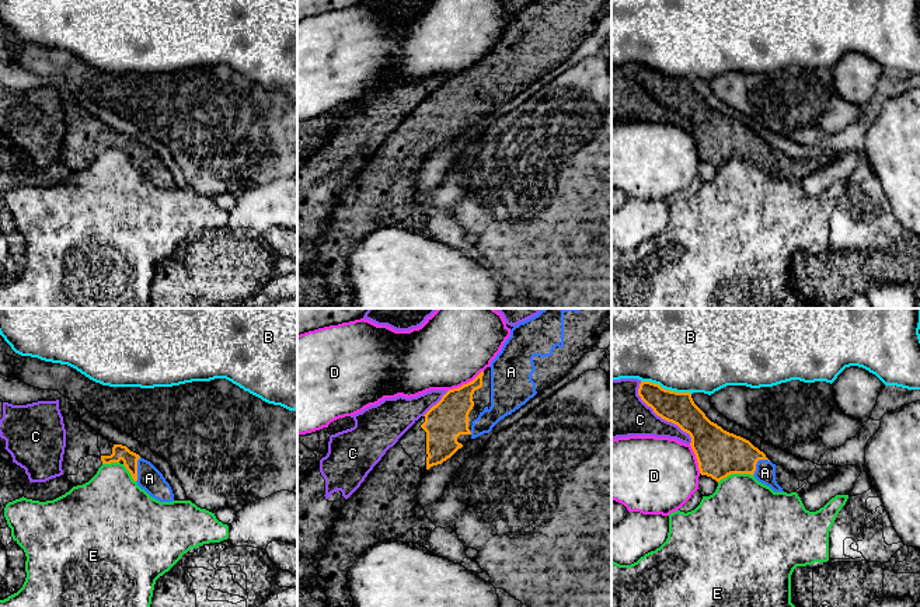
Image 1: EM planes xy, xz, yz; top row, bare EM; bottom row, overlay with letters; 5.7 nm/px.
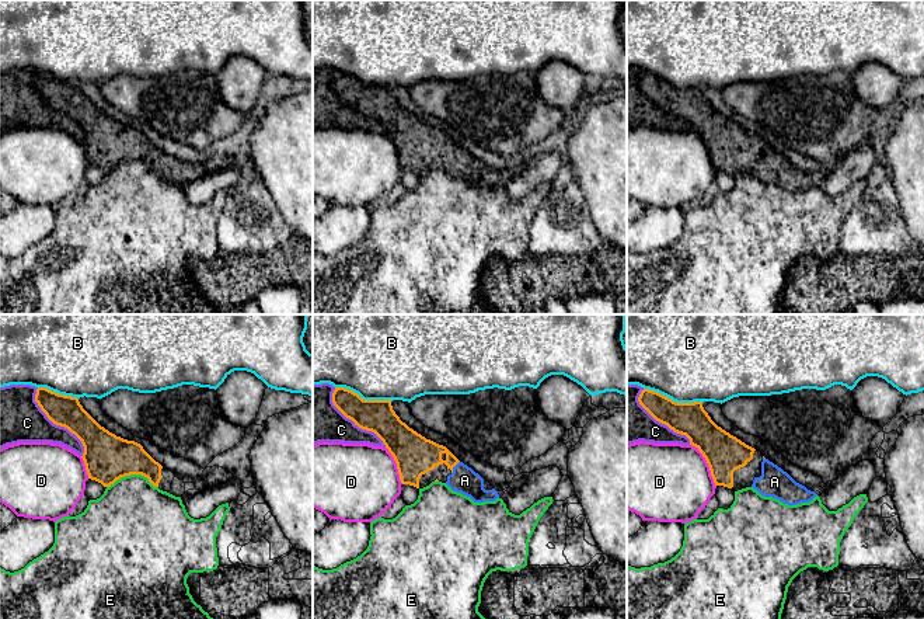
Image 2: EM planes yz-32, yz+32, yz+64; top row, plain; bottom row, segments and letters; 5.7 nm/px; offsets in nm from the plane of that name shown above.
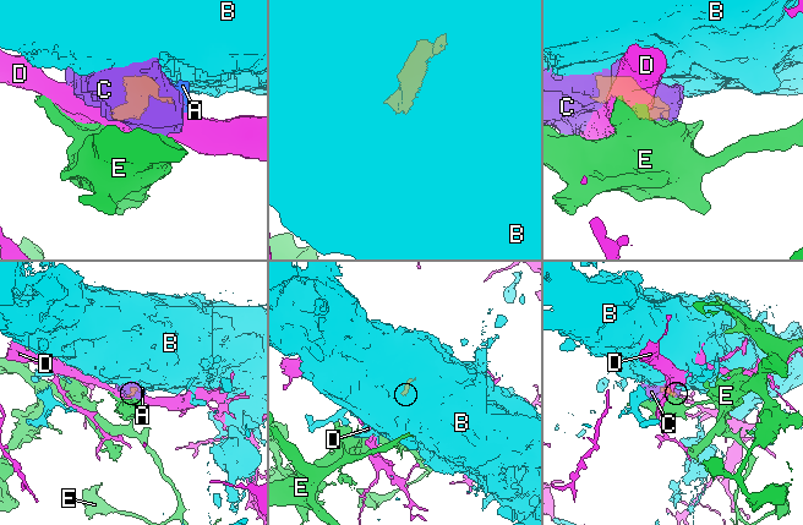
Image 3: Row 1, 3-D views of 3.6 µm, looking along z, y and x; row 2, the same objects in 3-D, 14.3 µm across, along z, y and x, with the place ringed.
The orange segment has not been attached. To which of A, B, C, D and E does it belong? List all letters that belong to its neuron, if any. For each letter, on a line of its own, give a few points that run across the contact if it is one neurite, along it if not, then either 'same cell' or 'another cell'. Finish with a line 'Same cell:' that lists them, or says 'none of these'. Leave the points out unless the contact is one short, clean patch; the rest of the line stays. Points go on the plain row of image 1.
A: same cell
B: another cell
C: another cell
D: line xz (483, 56), (471, 66), (448, 77); another cell
E: line yz (752, 160), (728, 160), (718, 168); another cell
Same cell: A

